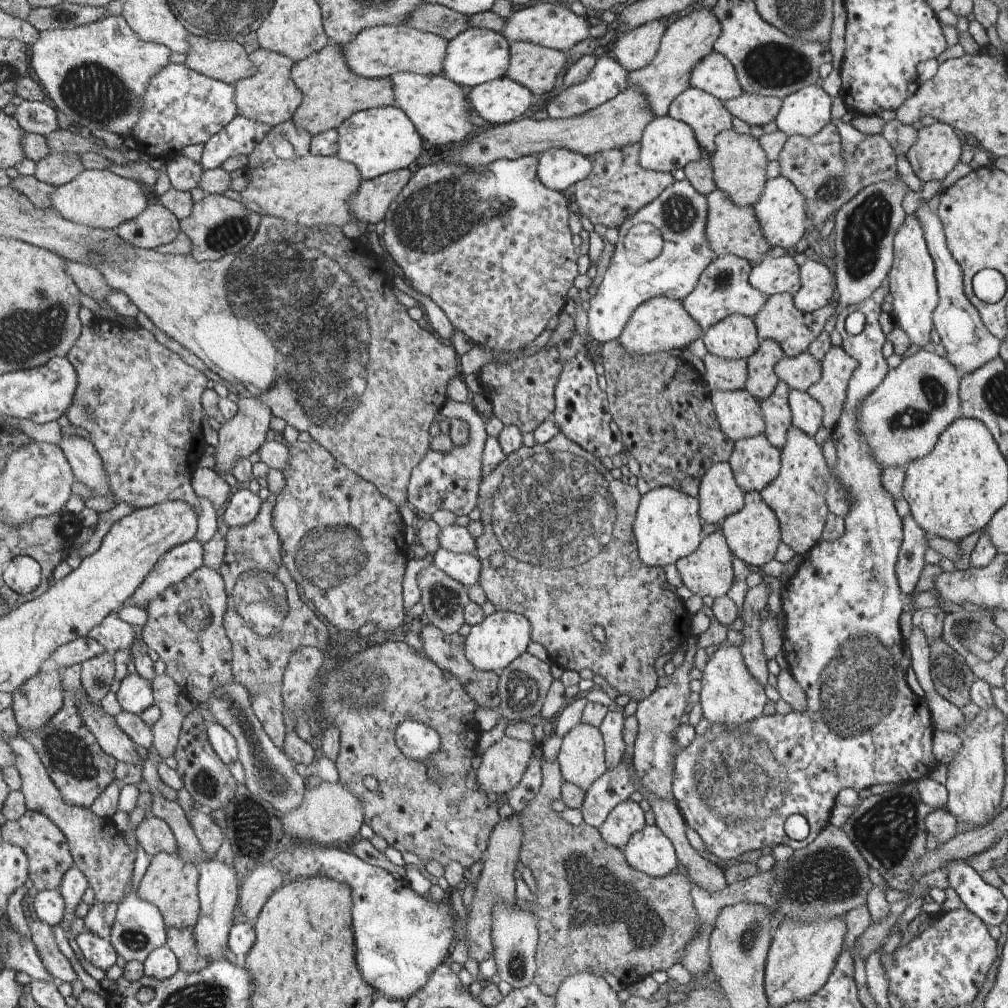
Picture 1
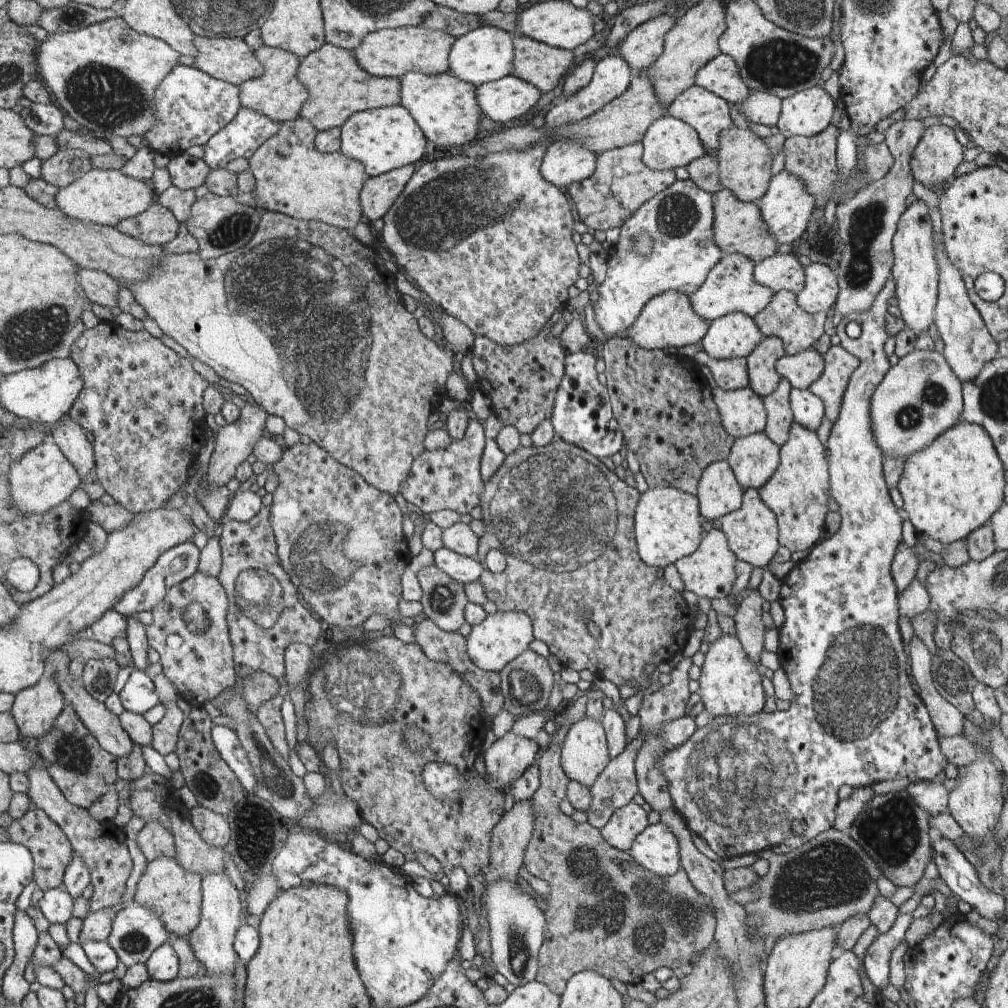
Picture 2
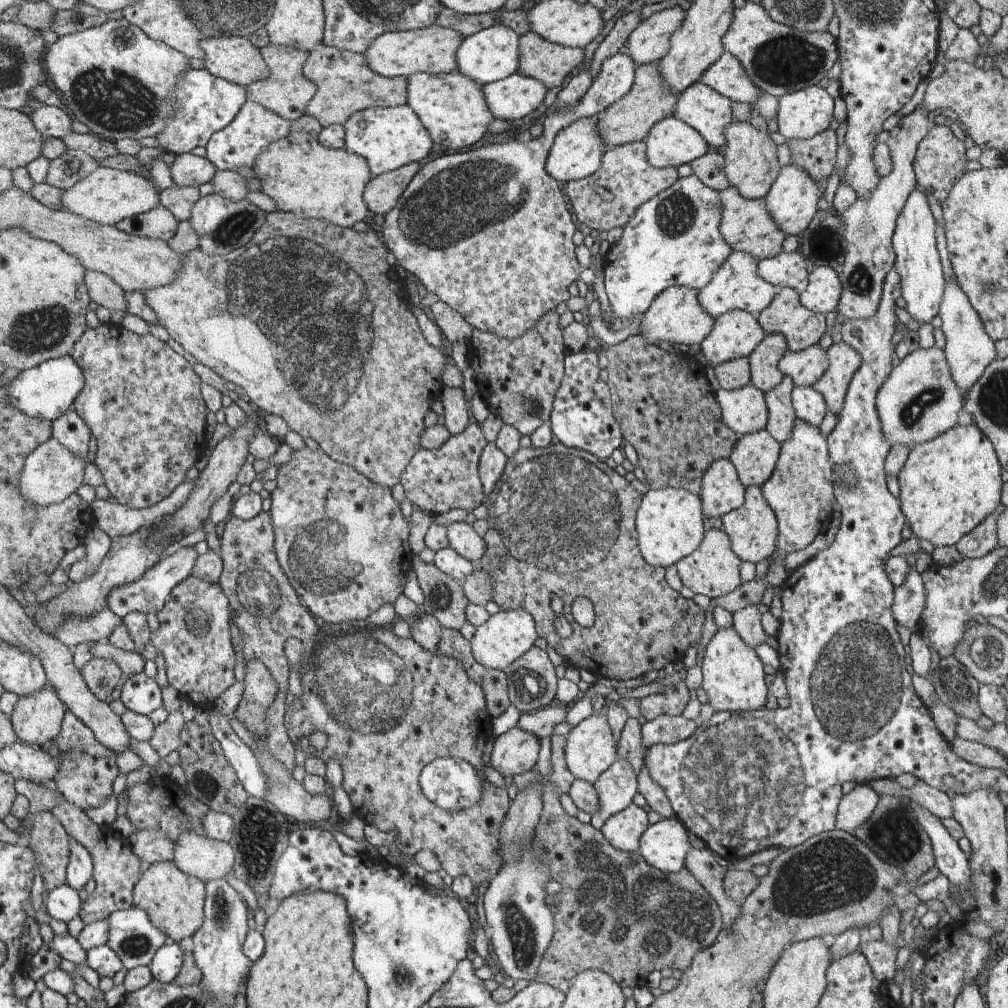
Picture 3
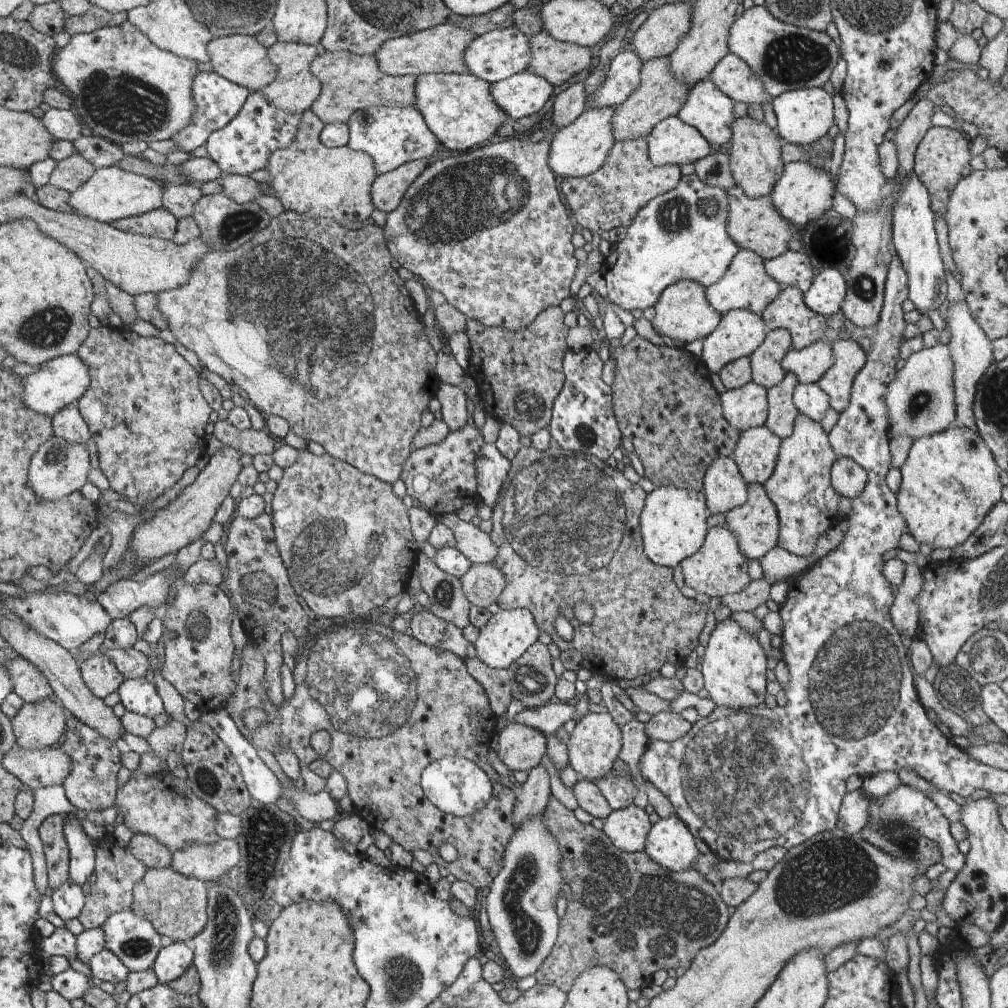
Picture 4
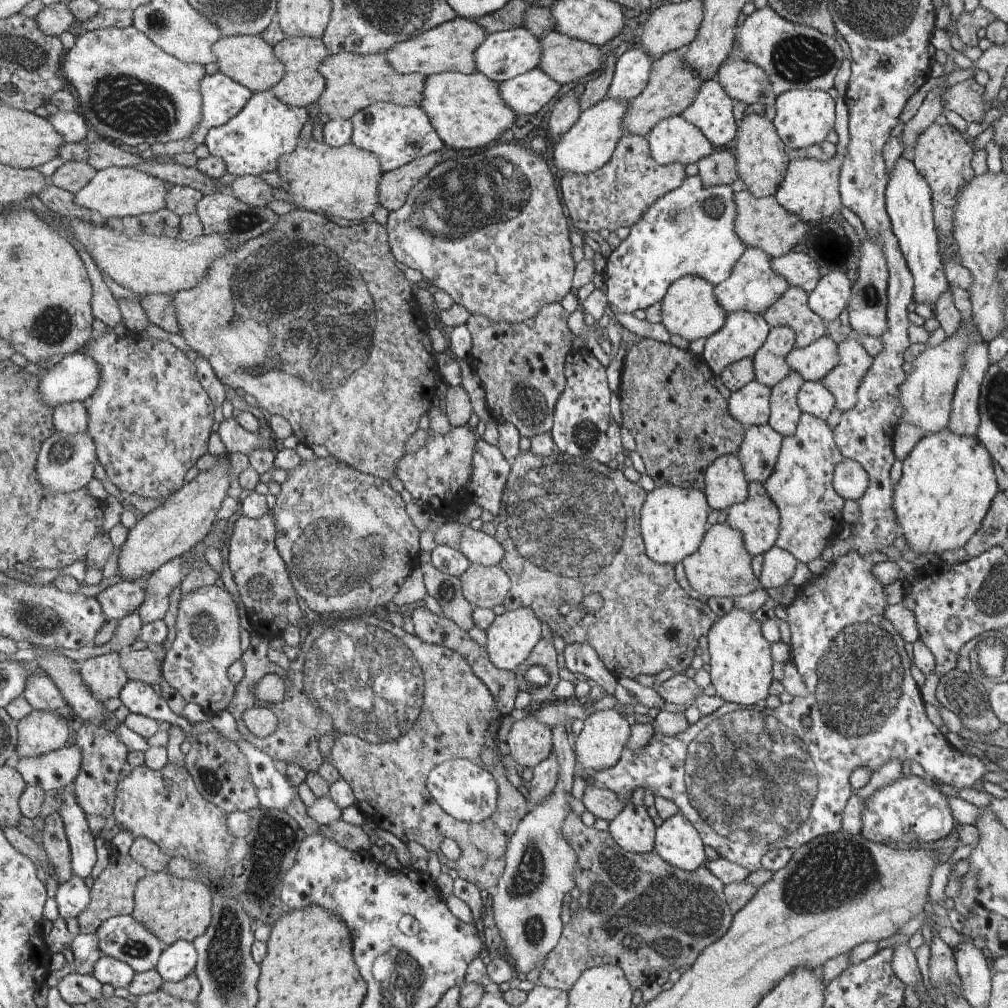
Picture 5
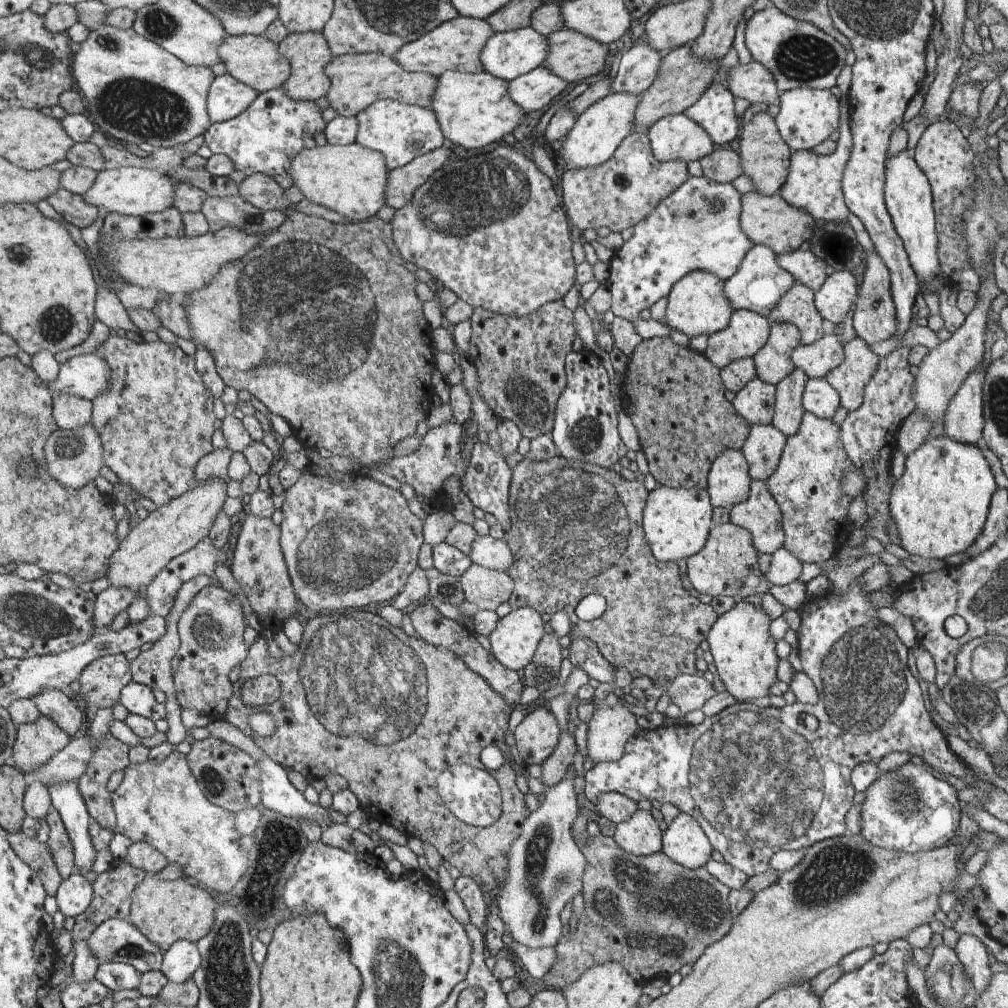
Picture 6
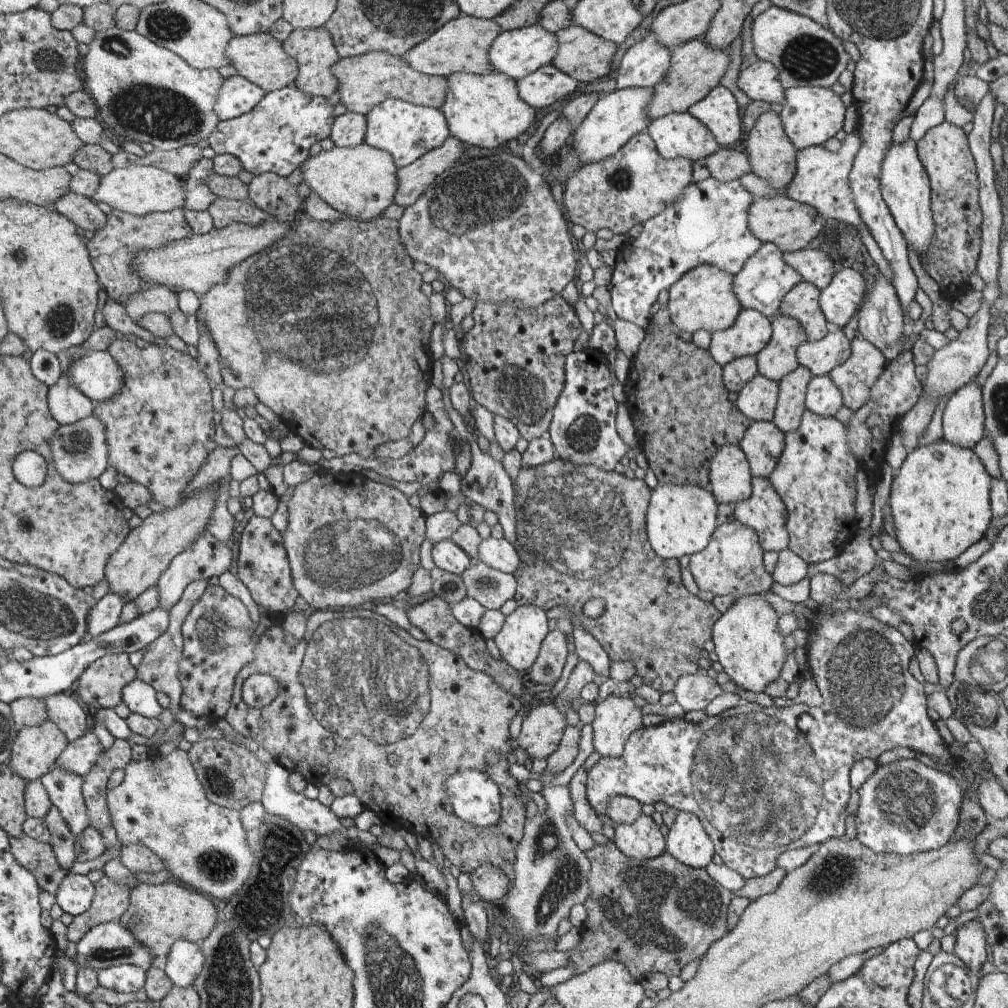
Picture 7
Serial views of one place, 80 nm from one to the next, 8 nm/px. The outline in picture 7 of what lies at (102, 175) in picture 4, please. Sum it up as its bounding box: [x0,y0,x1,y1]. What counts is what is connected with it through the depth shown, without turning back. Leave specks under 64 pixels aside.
[91,164,186,216]

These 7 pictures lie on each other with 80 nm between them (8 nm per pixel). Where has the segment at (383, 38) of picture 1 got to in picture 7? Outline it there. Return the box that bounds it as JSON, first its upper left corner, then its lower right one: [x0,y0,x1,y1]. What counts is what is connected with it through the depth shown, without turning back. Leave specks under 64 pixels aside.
[401,12,503,78]

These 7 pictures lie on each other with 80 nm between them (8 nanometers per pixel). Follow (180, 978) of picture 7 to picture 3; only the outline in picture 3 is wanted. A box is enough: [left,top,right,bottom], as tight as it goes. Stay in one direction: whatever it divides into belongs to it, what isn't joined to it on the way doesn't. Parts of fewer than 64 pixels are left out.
[148,943,183,984]

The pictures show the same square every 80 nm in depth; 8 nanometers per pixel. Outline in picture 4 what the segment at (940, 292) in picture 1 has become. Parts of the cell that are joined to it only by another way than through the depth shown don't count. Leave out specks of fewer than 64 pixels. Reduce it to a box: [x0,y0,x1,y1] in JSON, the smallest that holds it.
[945,302,993,432]

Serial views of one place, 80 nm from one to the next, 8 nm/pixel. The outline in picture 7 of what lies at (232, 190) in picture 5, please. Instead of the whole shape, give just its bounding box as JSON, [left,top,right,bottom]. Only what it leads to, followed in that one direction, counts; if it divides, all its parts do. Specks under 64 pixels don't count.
[247,172,305,219]

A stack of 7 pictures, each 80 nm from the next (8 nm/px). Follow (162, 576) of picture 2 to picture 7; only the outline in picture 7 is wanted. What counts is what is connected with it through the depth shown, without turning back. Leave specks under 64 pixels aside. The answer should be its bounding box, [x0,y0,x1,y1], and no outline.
[81,591,125,642]

